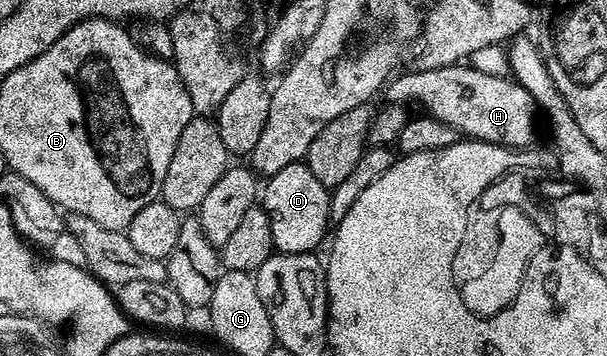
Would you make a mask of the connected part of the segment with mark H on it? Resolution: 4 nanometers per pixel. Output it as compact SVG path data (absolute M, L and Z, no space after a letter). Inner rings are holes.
M469 63L435 70L414 68L411 73L400 73L384 86L383 97L386 102L405 105L409 100L418 101L428 116L455 127L458 134L475 141L505 145L508 149L518 151L534 144L539 110L535 99L531 99L529 92L512 76L484 73Z

